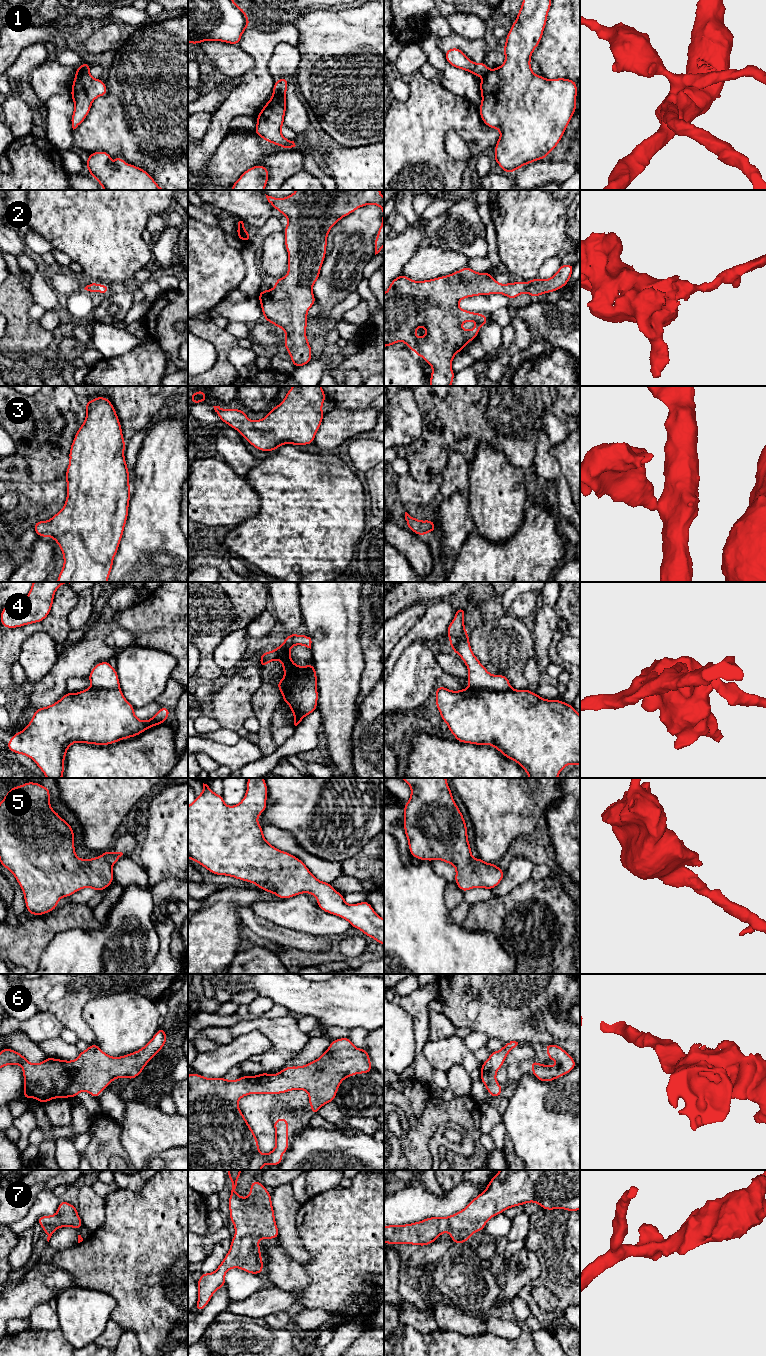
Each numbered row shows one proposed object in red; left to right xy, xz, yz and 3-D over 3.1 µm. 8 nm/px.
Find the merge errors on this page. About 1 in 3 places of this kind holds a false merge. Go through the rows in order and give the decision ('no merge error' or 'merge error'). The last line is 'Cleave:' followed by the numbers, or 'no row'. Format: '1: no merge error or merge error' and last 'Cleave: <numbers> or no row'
1: merge error
2: no merge error
3: no merge error
4: merge error
5: no merge error
6: no merge error
7: no merge error
Cleave: 1, 4

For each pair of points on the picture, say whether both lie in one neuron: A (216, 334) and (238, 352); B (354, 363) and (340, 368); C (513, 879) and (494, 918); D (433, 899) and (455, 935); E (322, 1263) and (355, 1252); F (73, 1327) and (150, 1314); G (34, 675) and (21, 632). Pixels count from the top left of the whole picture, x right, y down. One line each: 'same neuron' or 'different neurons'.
A: different neurons
B: same neuron
C: different neurons
D: same neuron
E: same neuron
F: different neurons
G: different neurons

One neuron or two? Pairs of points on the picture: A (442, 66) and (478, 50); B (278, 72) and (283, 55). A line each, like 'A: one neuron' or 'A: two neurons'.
A: two neurons
B: one neuron

